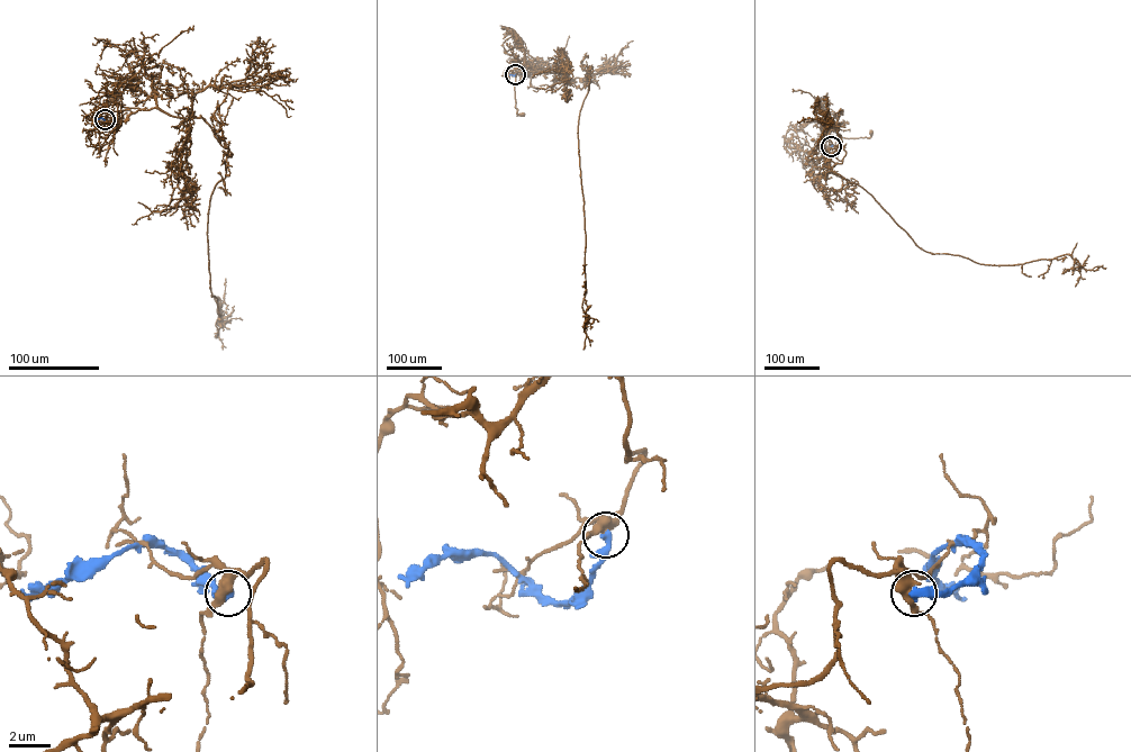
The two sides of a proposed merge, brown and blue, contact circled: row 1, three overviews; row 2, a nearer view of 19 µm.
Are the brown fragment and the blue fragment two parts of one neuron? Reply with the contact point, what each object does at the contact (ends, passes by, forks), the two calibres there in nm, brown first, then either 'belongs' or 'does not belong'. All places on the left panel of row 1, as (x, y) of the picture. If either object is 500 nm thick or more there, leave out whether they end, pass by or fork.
place (105, 119); brown passes by; blue ends; calibres 460 and 420 nm; does not belong

